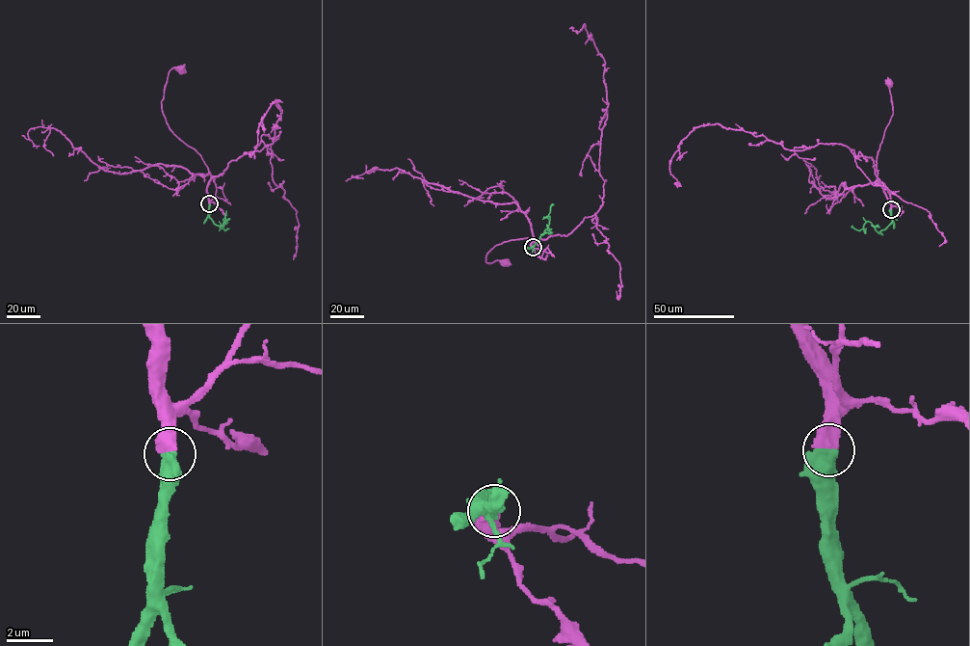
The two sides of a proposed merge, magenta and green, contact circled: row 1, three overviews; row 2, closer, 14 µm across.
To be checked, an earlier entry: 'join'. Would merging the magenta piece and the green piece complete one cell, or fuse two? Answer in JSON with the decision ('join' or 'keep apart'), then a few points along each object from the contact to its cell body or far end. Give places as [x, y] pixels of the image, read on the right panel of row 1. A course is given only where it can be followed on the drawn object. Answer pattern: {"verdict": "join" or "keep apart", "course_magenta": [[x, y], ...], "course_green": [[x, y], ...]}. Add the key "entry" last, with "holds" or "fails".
{"verdict": "join", "course_magenta": [[891, 209], [891, 202], [877, 179], [876, 165], [878, 151], [893, 114], [886, 83], [889, 81]], "course_green": [[891, 209], [892, 222], [879, 232], [868, 221], [860, 230], [852, 226]], "entry": "holds"}

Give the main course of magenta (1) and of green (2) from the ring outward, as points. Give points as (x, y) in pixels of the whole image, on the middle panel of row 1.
1: (533, 247), (533, 237), (497, 245), (488, 252), (485, 260), (487, 263), (498, 260), (504, 263)
2: (533, 247), (548, 228), (550, 206), (553, 204)

